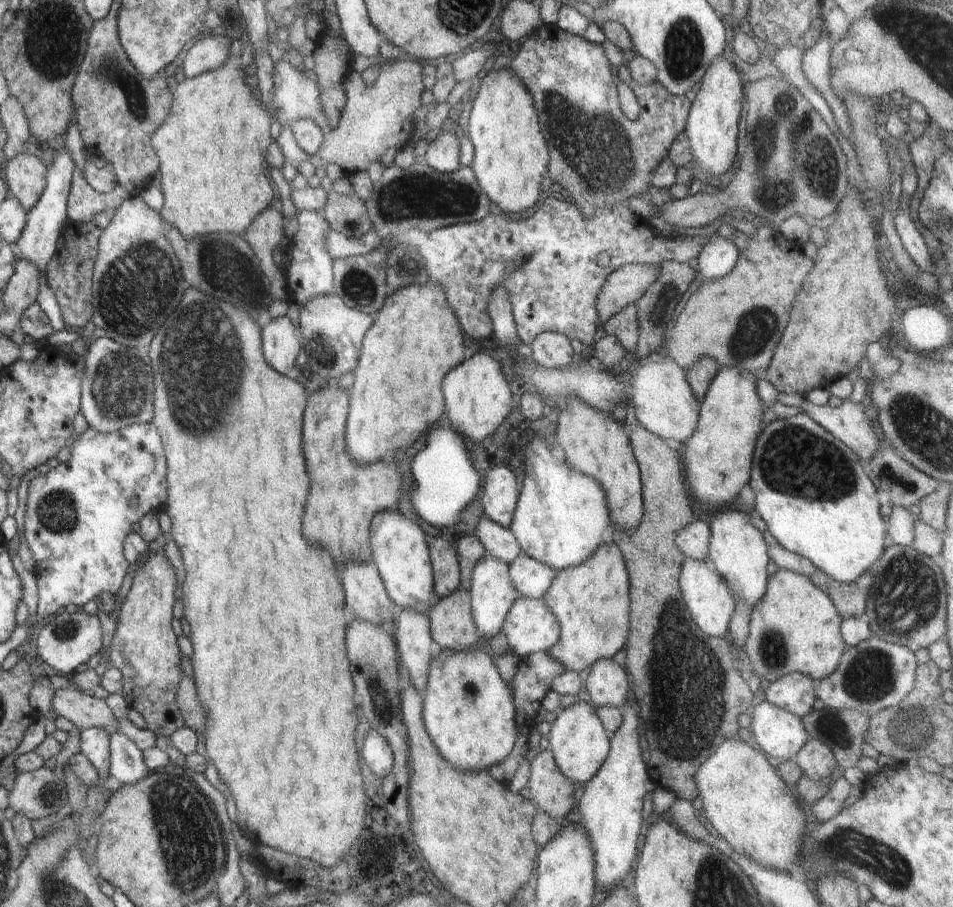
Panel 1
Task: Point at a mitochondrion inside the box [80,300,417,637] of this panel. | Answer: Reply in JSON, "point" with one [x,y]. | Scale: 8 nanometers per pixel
{"point":[120,381]}

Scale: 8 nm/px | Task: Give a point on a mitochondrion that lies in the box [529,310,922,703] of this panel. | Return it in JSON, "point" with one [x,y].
{"point":[795,460]}

